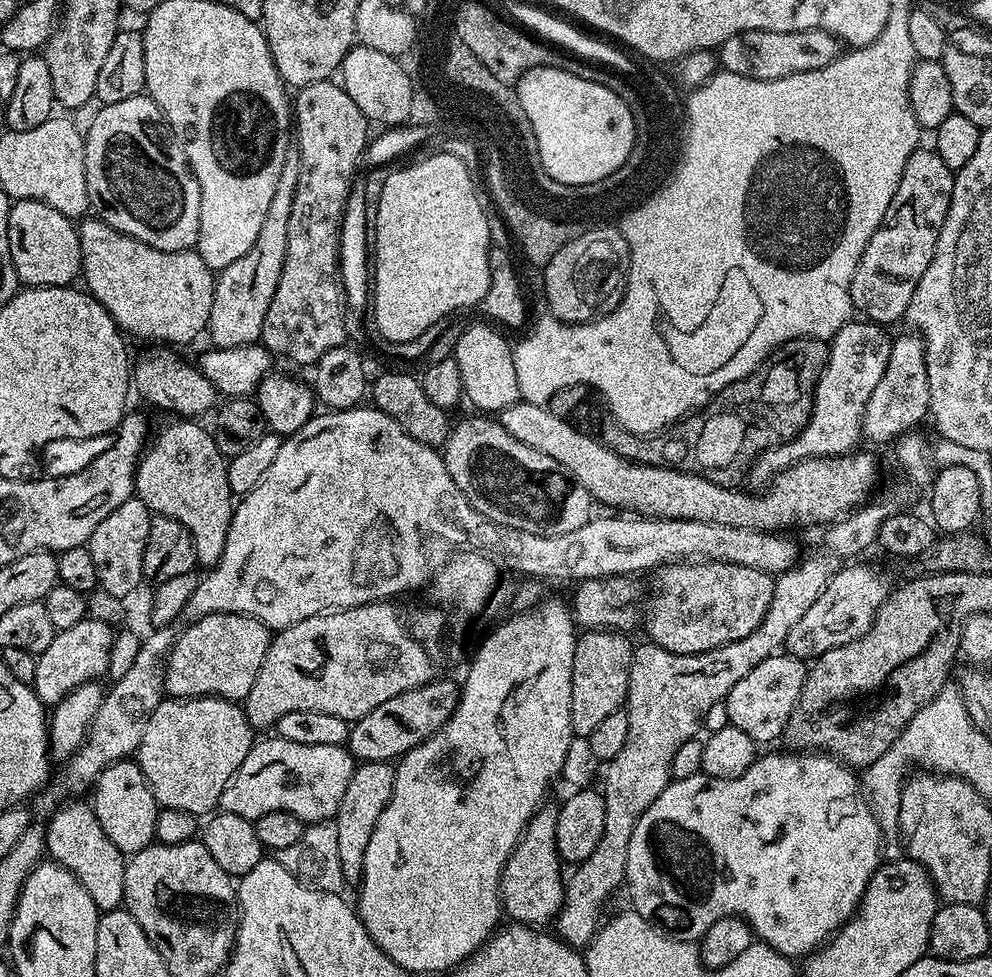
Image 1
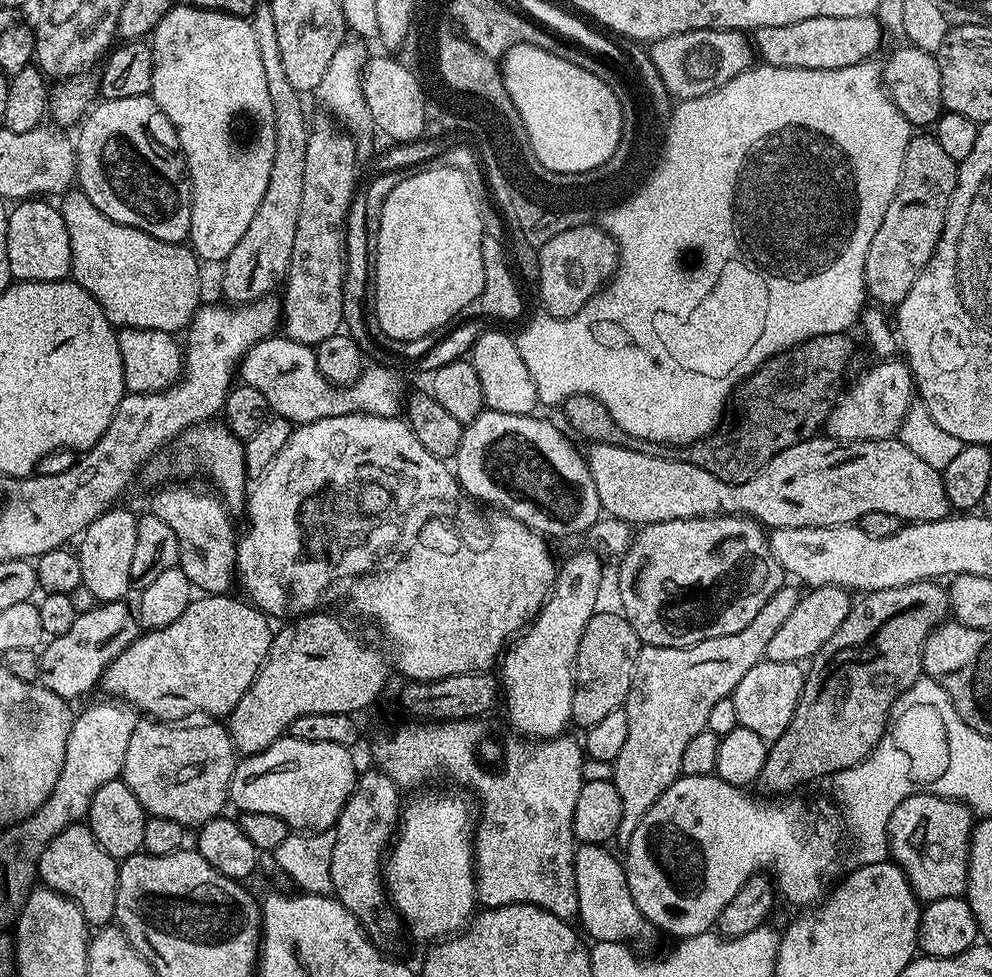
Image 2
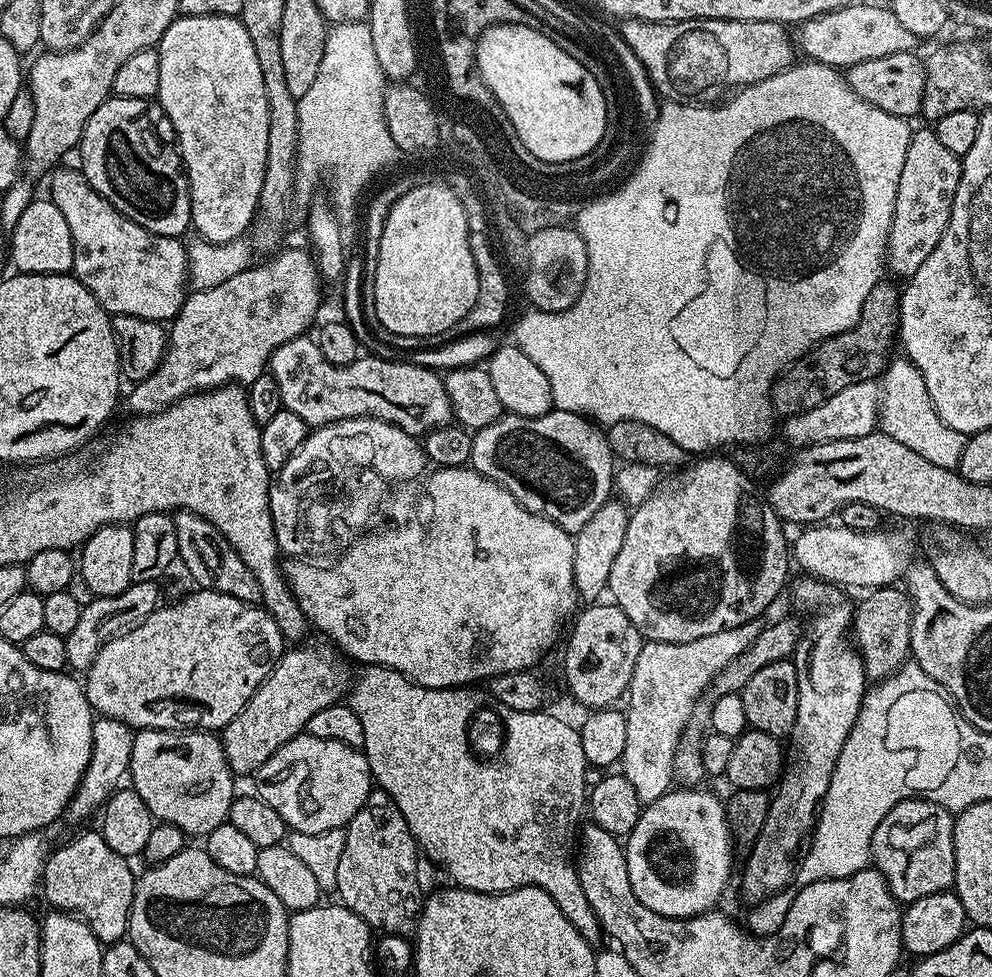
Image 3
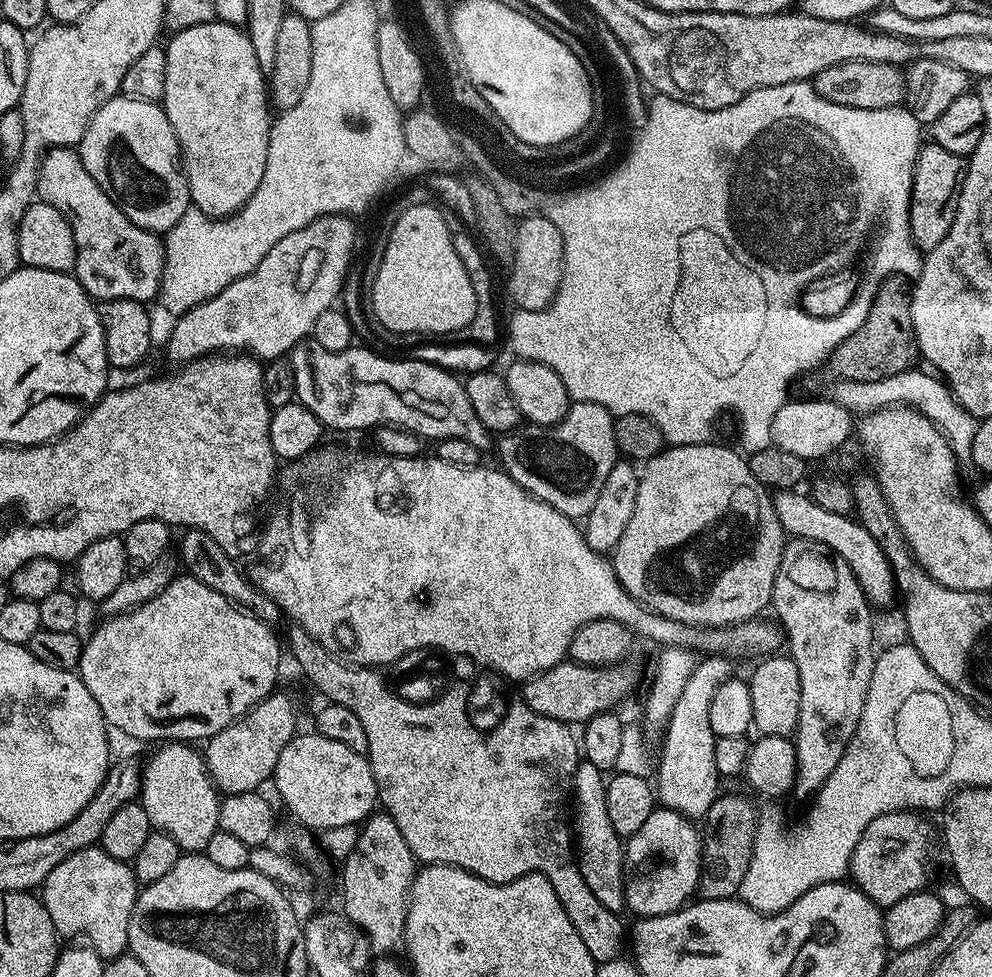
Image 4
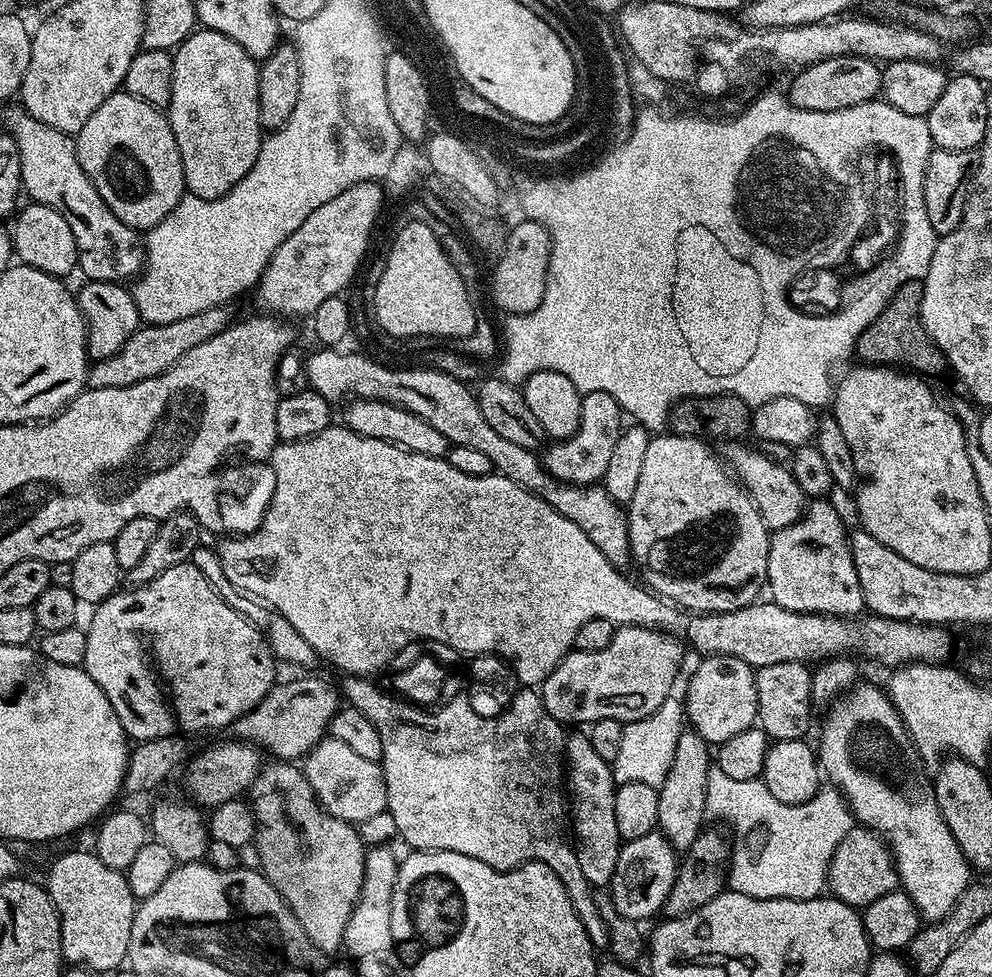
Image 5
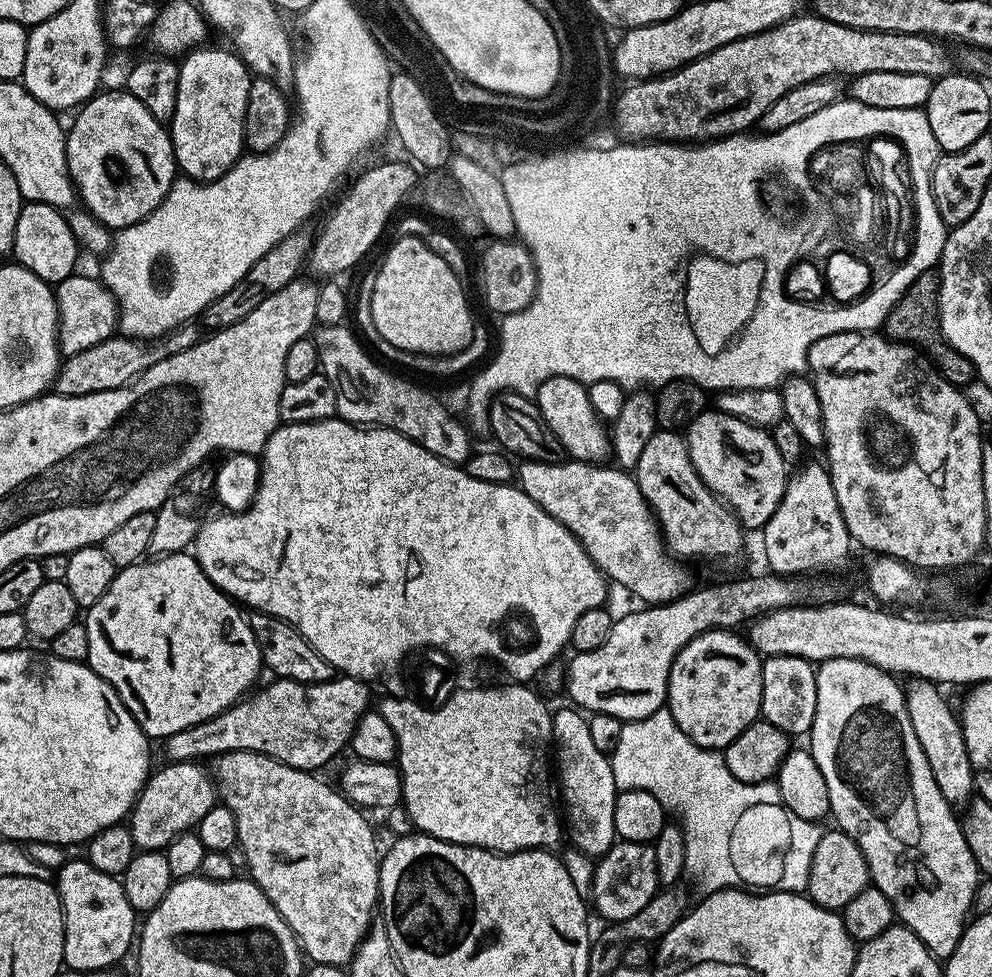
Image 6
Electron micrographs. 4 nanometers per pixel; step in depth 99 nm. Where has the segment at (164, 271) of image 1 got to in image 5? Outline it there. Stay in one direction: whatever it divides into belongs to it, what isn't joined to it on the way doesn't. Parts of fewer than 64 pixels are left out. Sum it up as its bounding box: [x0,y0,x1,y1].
[4,106,146,282]

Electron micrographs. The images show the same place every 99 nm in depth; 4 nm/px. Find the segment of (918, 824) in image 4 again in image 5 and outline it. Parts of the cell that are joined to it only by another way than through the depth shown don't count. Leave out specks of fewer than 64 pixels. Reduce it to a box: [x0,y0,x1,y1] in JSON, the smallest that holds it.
[827,826,898,910]

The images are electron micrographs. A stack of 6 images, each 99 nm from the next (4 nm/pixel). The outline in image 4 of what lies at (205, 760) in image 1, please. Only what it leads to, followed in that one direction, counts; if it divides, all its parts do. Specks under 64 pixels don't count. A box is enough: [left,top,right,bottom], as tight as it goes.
[138,742,222,853]

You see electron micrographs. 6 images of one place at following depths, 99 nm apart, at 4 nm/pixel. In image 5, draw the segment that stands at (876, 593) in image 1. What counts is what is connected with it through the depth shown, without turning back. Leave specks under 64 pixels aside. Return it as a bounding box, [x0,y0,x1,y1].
[658,730,709,853]

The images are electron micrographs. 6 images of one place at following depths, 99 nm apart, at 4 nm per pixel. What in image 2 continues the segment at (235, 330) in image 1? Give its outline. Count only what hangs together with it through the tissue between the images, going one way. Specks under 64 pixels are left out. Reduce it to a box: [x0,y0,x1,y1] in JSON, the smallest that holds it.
[220,2,309,305]

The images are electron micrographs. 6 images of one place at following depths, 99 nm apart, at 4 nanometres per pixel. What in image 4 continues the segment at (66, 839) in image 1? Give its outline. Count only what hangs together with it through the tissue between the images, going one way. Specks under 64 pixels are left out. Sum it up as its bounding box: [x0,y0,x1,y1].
[42,846,138,961]

